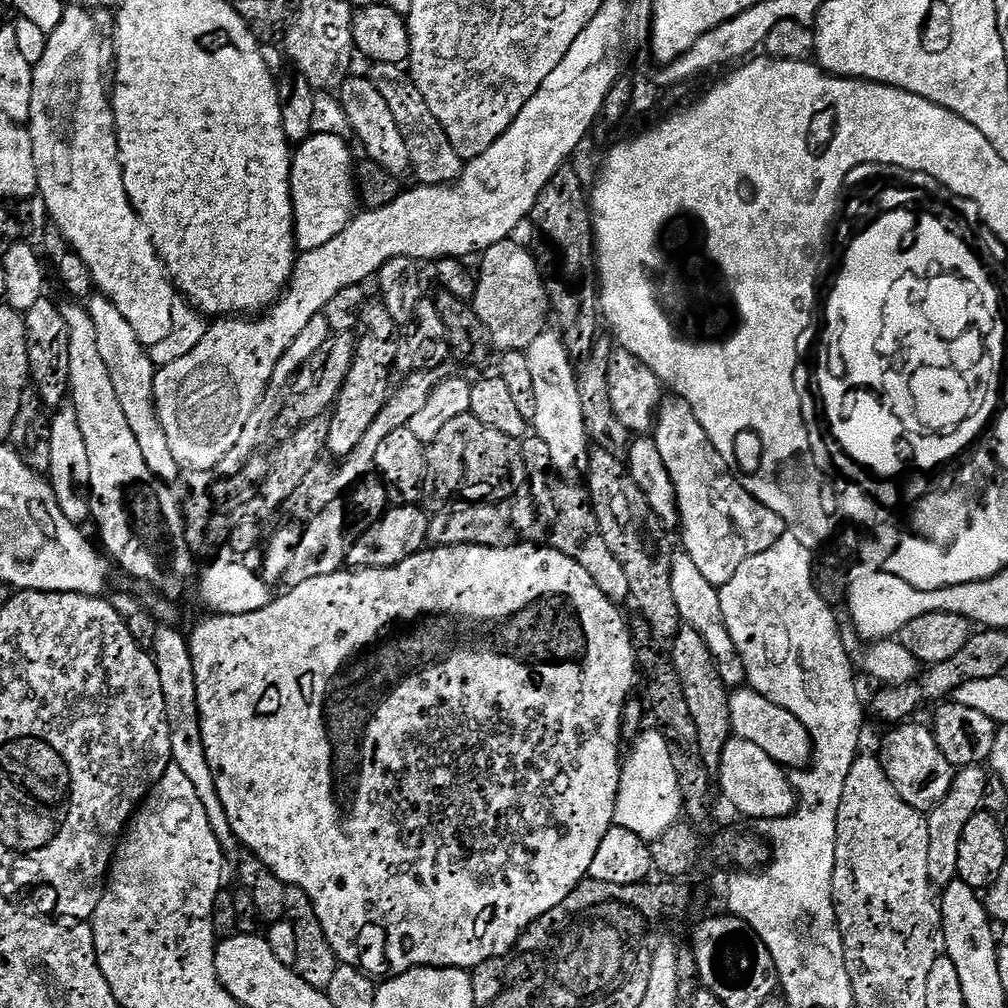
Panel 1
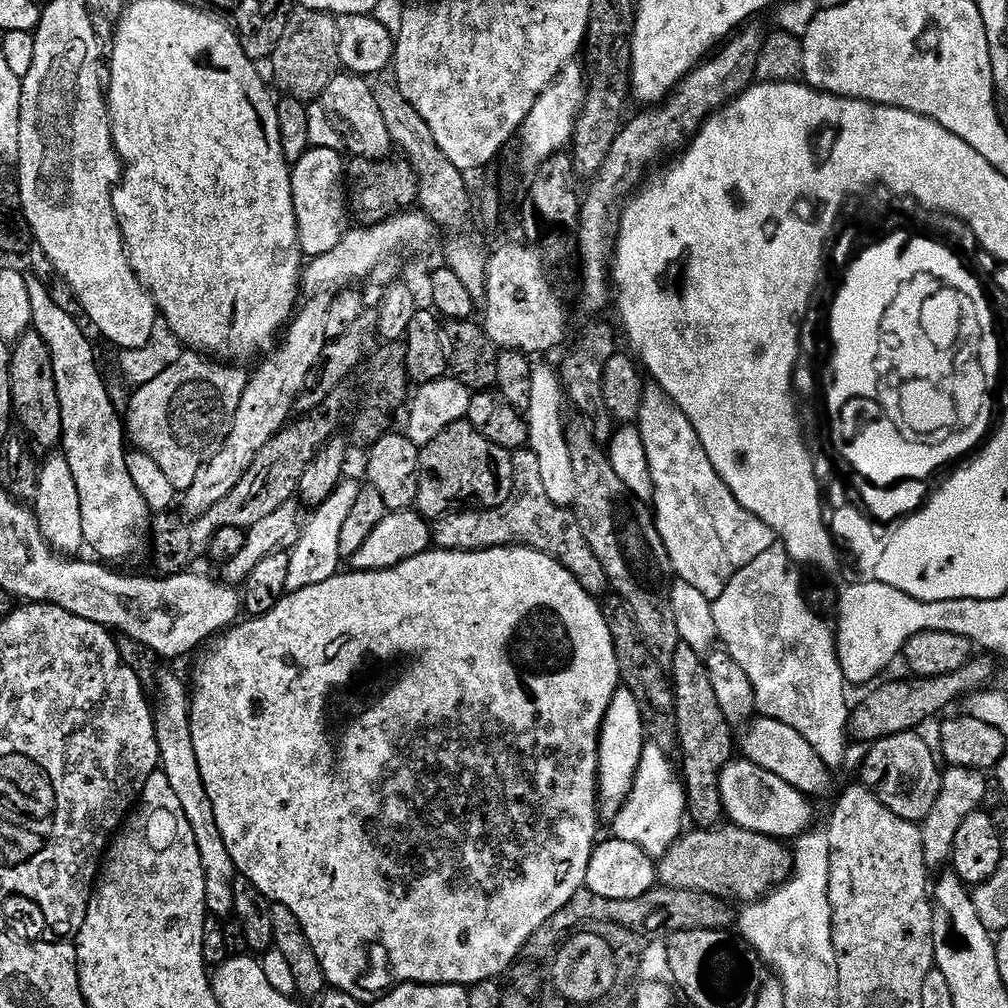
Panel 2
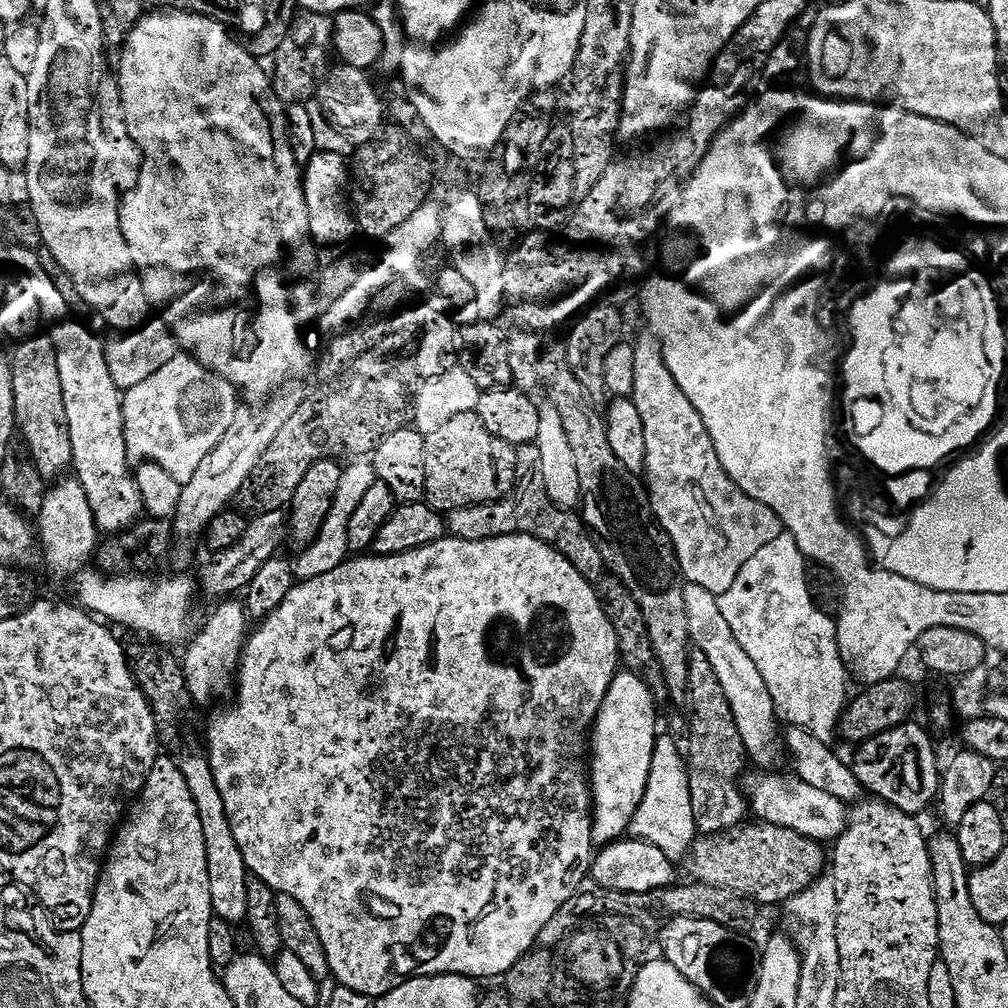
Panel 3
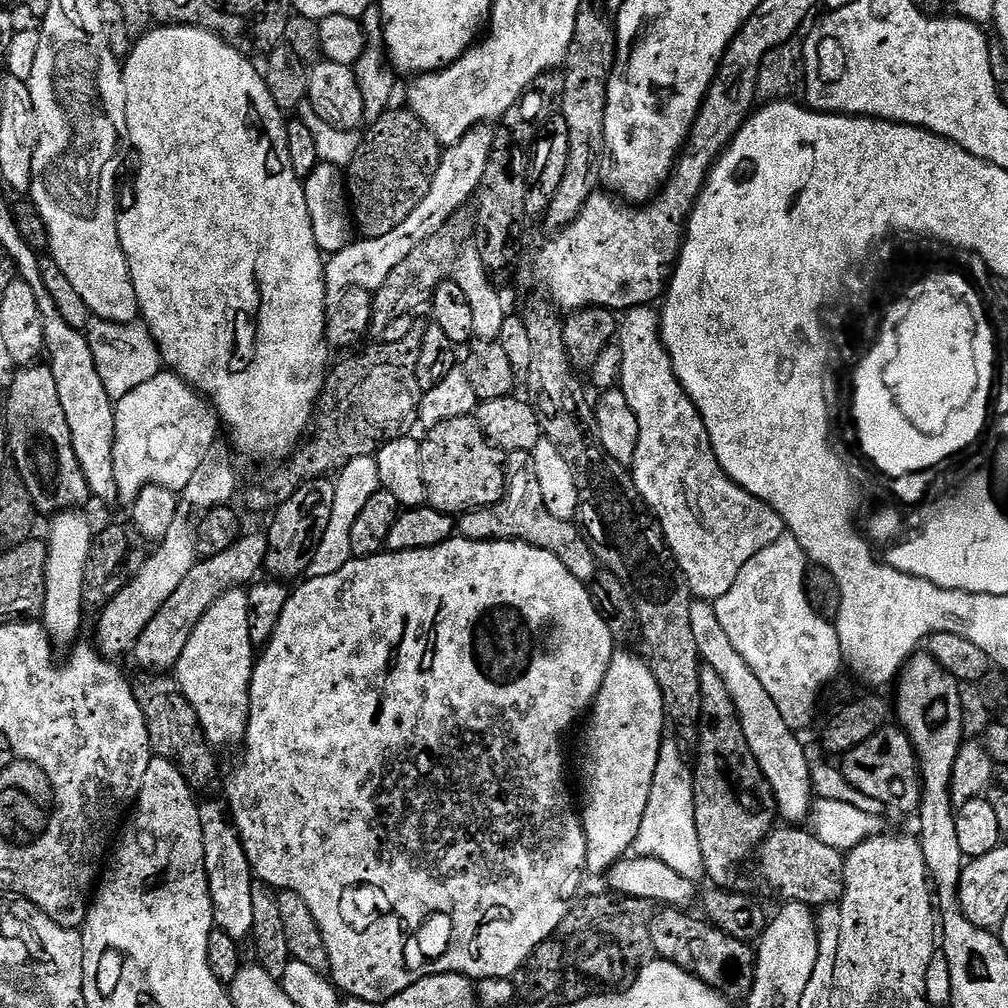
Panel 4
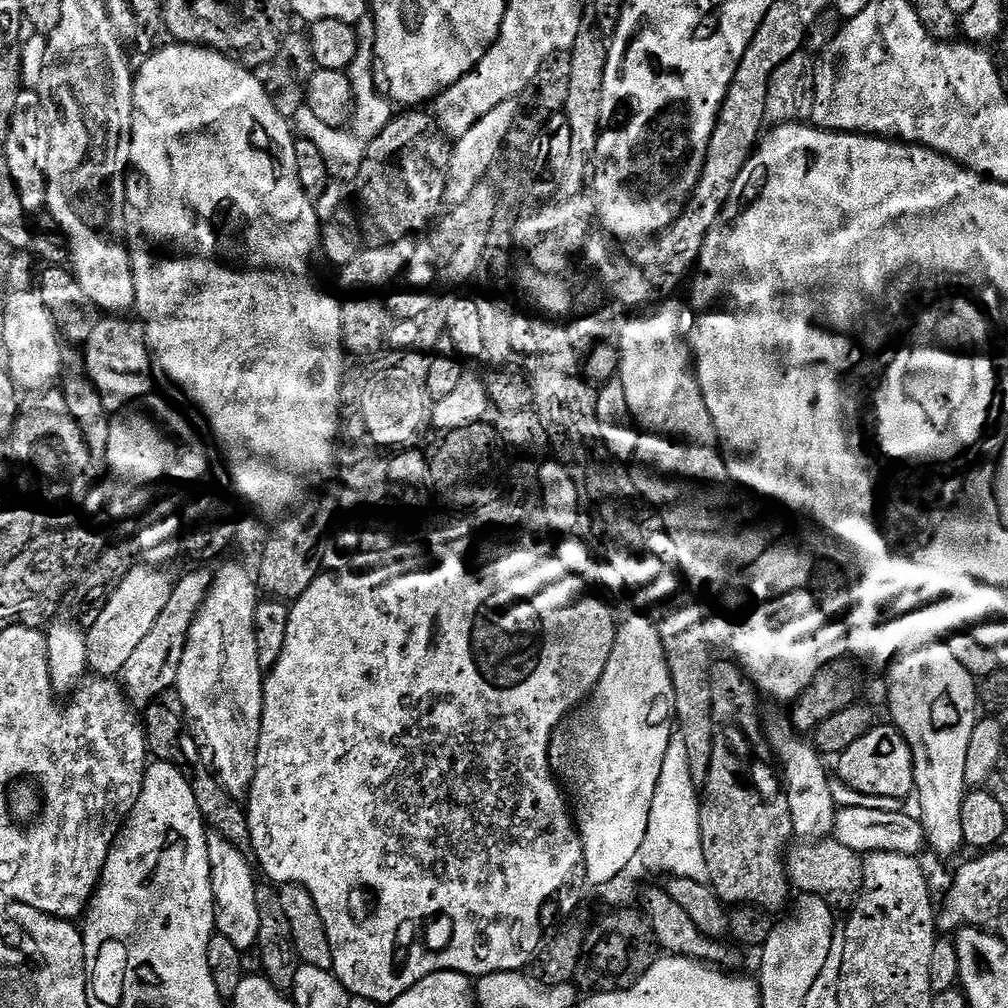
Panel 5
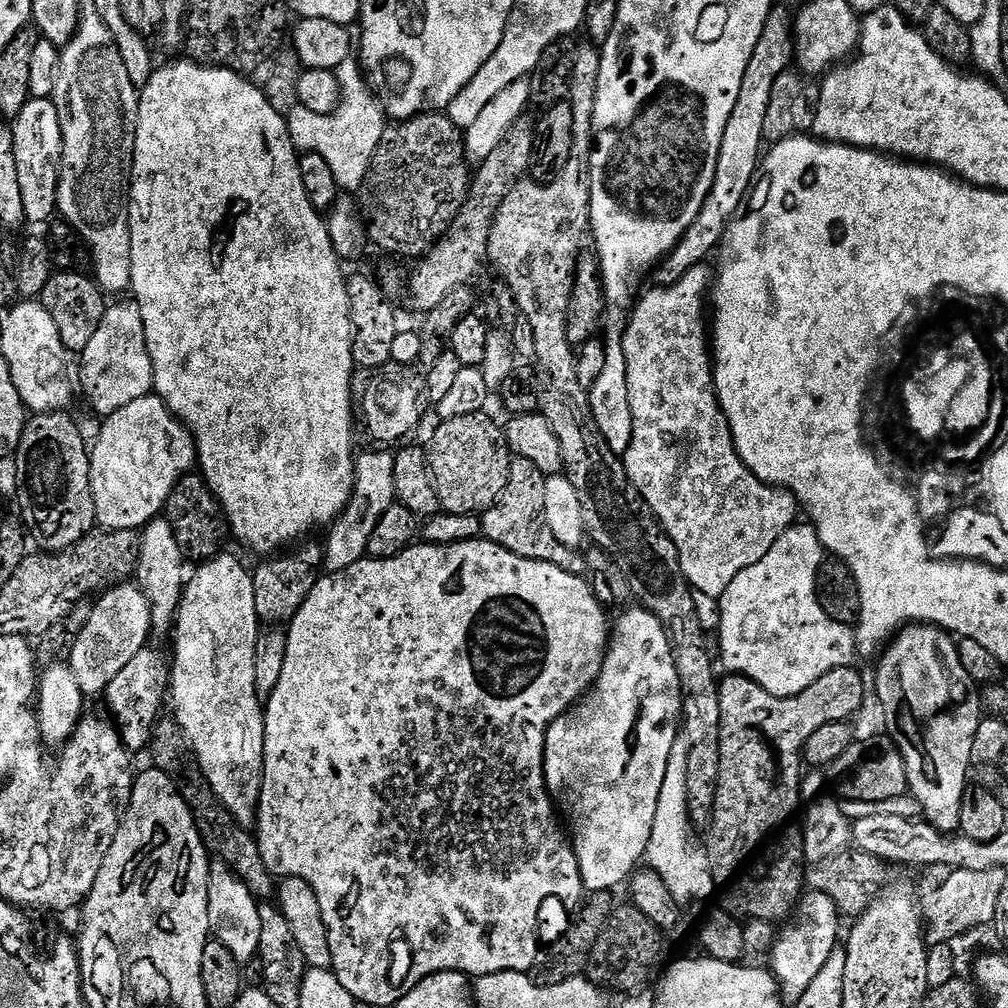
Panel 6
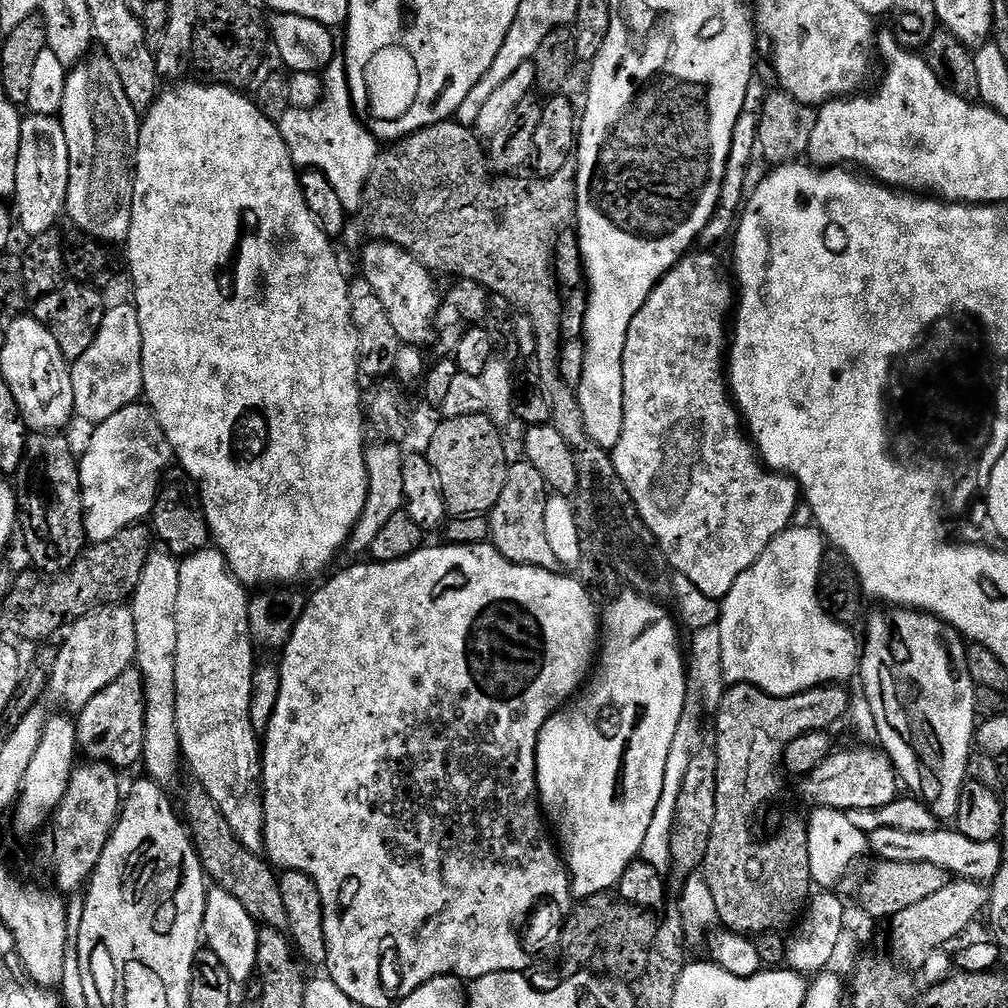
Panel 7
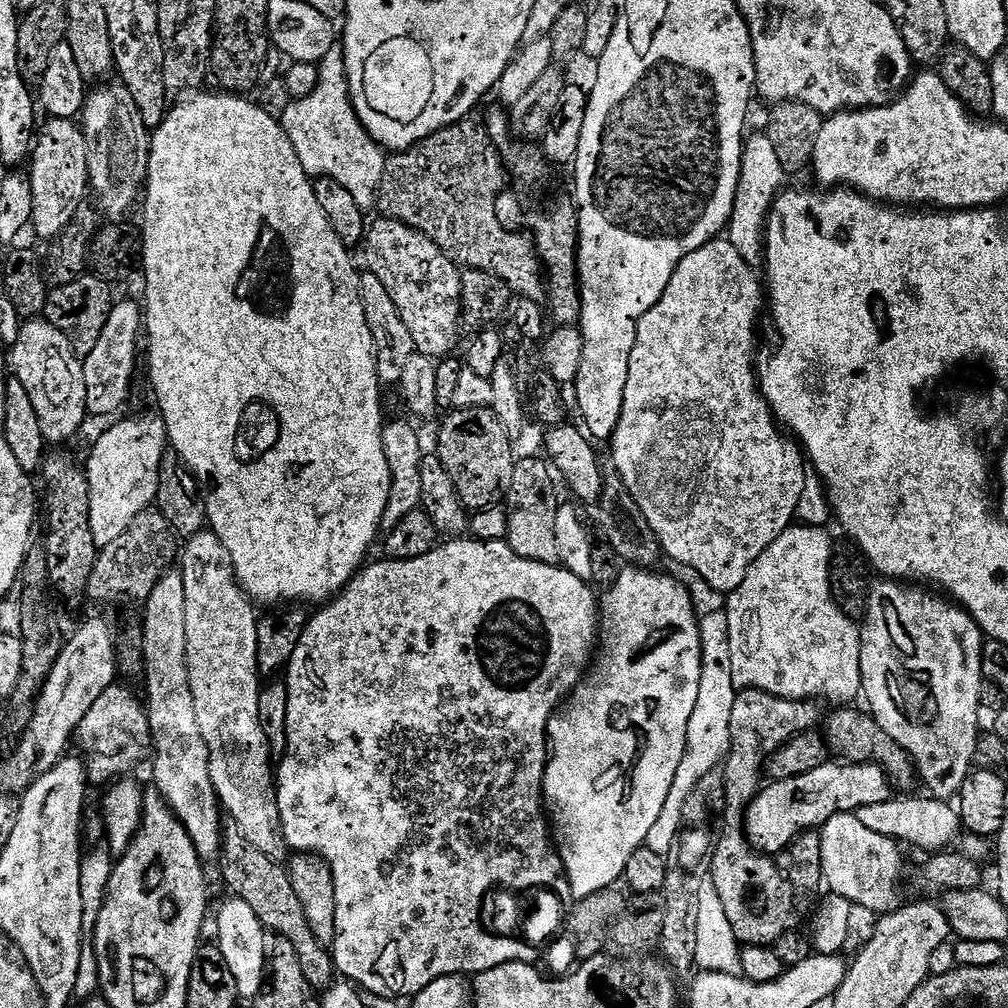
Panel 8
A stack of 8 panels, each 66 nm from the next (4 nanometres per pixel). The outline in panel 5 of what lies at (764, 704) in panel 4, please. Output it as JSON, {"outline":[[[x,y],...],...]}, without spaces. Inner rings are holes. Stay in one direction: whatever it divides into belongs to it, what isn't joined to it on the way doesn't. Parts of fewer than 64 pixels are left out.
{"outline":[[[776,720],[772,725],[767,725],[766,735],[775,759],[782,769],[782,783],[785,792],[788,793],[794,833],[800,838],[831,837],[838,806],[832,801],[833,781],[828,780],[828,772],[824,769],[823,764],[825,761],[822,759],[821,753],[817,752],[811,743],[803,744],[800,741],[803,739],[794,734],[793,729],[785,721],[784,724],[782,721]],[[782,767],[784,767],[784,772]]]}

